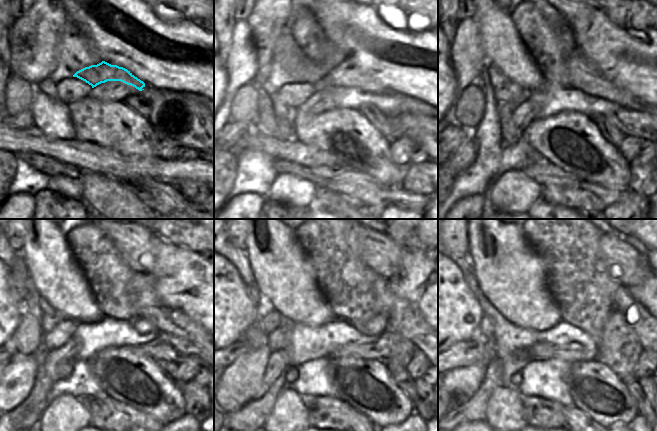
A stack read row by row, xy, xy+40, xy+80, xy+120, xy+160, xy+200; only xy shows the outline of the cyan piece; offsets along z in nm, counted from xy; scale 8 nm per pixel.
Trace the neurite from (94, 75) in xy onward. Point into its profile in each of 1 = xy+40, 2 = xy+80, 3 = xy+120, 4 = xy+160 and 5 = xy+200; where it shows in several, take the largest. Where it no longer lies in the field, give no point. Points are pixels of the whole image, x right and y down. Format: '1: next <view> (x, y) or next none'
1: next xy+40 (347, 74)
2: next xy+80 (581, 74)
3: next xy+120 (175, 322)
4: next xy+160 (401, 315)
5: next xy+200 (627, 305)

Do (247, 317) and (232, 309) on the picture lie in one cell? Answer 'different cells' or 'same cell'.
same cell

